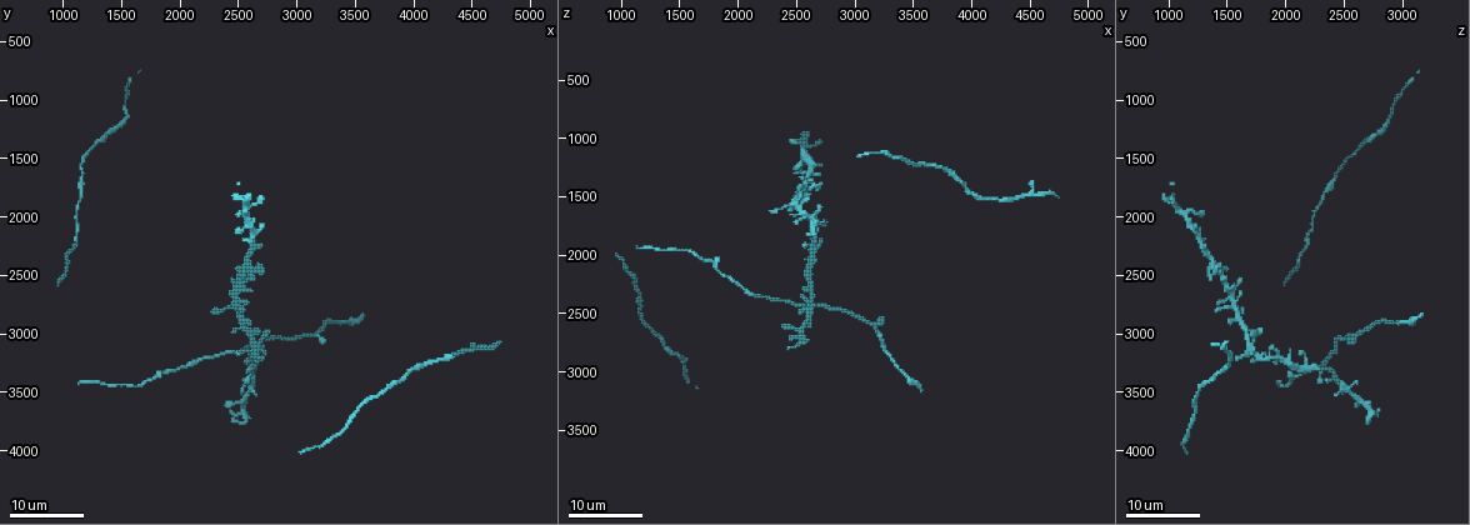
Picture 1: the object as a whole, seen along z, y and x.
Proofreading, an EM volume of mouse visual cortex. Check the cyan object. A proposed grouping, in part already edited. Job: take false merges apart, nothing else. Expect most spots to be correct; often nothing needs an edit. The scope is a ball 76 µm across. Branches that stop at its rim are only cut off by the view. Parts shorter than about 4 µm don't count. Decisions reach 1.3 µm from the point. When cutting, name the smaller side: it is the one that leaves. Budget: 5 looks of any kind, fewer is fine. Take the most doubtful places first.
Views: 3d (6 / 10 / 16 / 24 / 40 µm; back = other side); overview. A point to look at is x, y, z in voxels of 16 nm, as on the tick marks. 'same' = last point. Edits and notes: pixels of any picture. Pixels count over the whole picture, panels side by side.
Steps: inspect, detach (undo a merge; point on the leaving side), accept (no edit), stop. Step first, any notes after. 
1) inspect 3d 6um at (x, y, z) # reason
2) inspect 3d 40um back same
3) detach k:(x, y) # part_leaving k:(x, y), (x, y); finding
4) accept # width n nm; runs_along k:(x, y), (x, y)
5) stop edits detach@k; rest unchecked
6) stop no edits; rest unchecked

inspect 3d 24um at (2640, 3160, 1640) # three-way junction

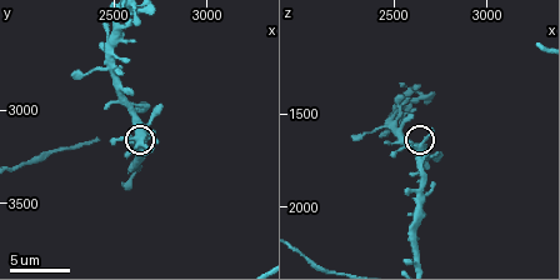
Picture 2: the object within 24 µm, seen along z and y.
inspect 3d 10um at (2660, 3180, 1660)

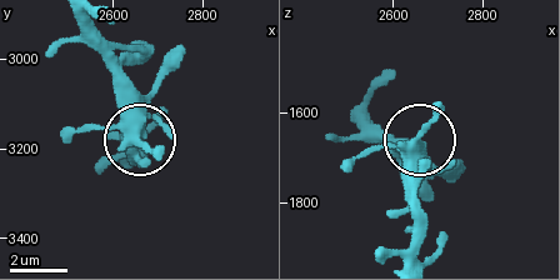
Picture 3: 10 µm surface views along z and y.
accept # all the same cell

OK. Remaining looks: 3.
inspect 3d 16um at (2160, 3220, 2340)

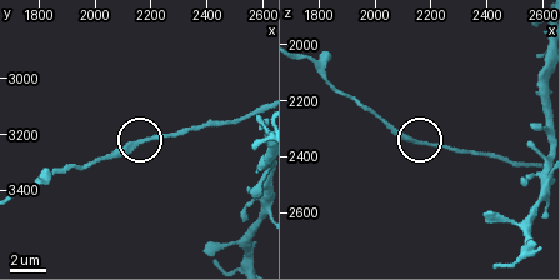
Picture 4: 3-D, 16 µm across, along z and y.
inspect 3d 6um at (2170, 3220, 2350) # closer look

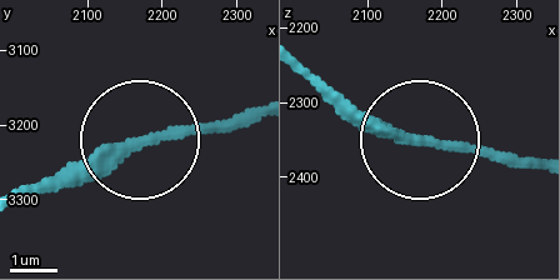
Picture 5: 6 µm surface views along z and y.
accept # side_arm 75 um; runs_along 5:(423, 138), (363, 125), (319, 90); continuous, no second cell

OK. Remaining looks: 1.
stop no edits; rest unchecked

